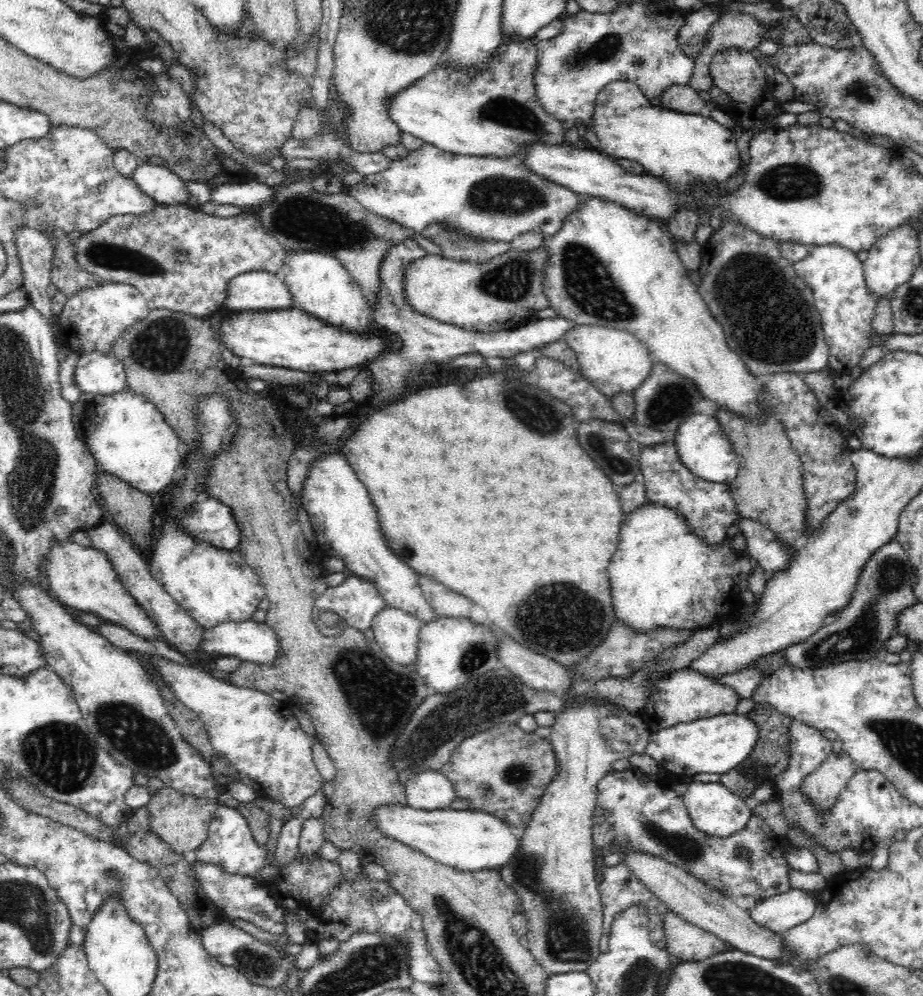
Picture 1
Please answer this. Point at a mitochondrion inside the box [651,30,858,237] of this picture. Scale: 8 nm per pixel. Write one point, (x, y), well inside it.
(790, 181)

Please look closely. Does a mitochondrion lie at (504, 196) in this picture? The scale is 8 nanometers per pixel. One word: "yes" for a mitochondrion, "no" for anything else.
yes

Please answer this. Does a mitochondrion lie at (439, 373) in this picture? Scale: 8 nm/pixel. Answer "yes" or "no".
no

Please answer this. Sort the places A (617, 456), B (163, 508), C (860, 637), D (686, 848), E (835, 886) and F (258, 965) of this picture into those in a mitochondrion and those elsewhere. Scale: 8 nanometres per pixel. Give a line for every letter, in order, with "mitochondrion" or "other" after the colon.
A: mitochondrion
B: other
C: mitochondrion
D: mitochondrion
E: other
F: mitochondrion

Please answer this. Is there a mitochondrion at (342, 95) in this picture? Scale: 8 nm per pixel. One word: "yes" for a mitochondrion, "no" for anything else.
no

